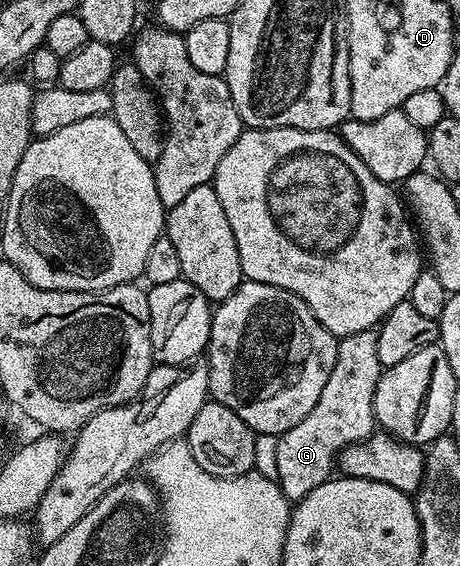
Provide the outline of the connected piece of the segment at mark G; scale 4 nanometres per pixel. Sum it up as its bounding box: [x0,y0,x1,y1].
[276,330,384,504]

